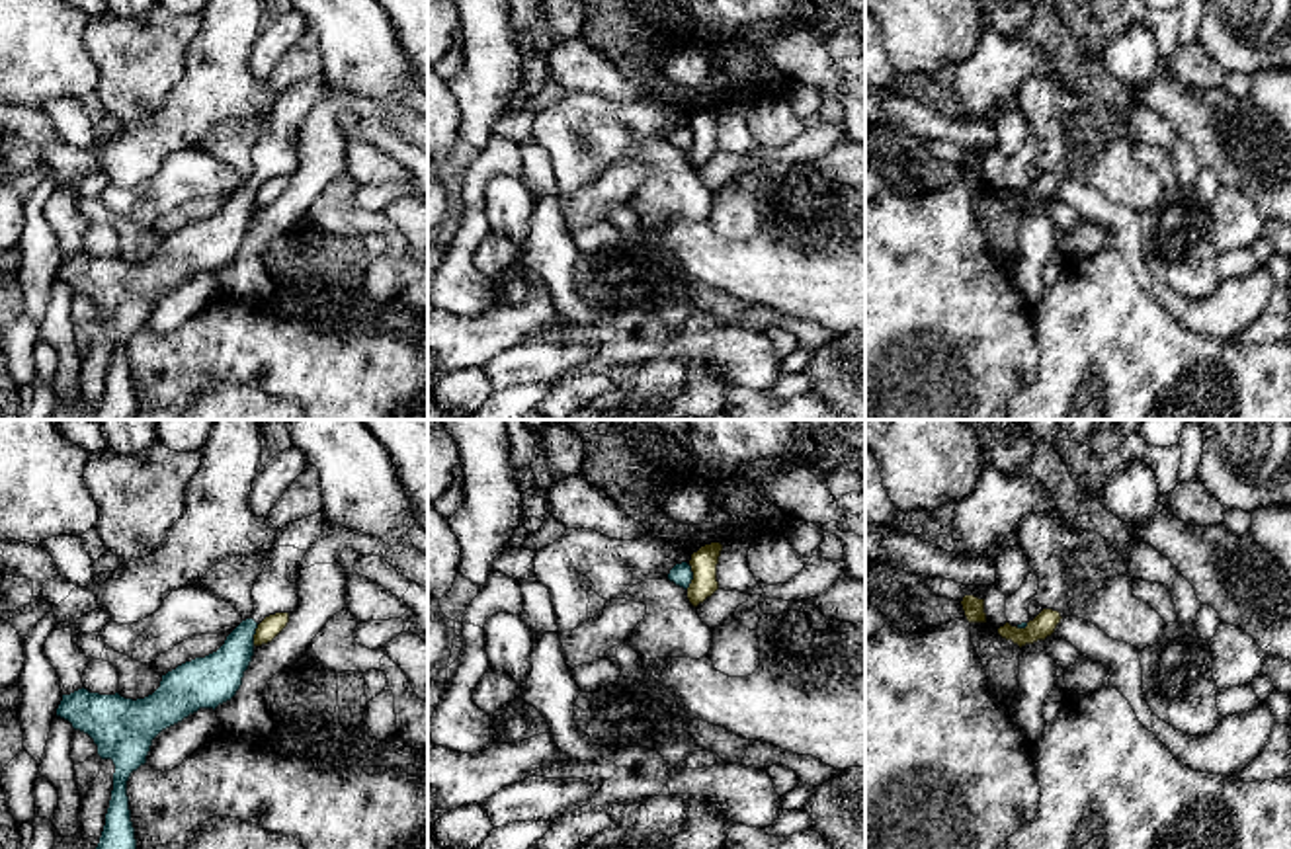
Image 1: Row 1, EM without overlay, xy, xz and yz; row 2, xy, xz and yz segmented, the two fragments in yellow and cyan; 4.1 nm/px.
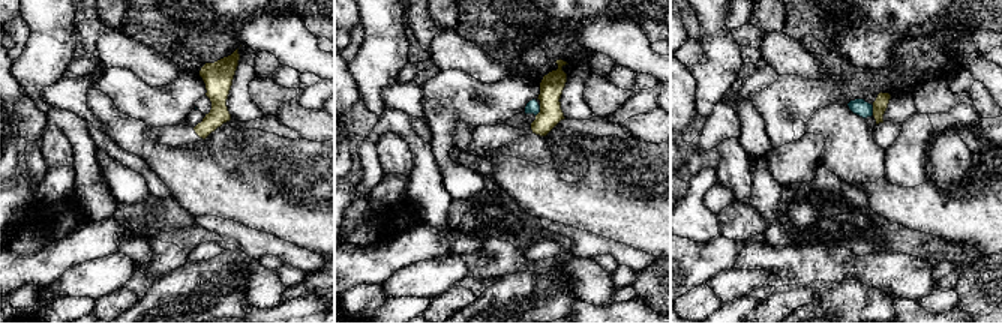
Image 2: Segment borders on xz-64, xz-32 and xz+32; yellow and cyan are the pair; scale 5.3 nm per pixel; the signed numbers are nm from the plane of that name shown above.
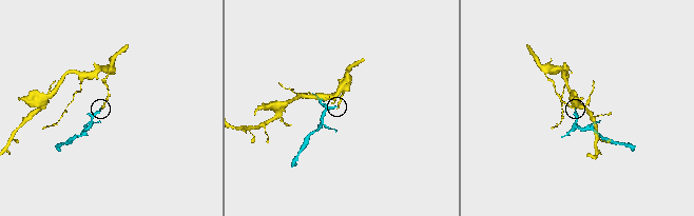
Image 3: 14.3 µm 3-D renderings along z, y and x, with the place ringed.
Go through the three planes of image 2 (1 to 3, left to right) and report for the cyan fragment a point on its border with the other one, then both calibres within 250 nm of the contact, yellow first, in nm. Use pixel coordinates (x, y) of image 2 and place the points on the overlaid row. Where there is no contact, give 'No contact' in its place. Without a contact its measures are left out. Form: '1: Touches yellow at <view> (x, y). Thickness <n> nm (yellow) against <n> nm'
1: No contact
2: Touches yellow at xz-32 (540, 111). Thickness 130 nm (yellow) against 70 nm
3: Touches yellow at xz+32 (873, 110). Thickness 80 nm (yellow) against 90 nm

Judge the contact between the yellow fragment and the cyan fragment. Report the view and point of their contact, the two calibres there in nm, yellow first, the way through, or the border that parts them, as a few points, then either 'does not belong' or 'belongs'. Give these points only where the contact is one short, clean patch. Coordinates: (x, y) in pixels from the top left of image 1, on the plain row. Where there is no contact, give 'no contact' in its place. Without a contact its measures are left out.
xz (694, 139) | 110/90 nm | along xz (690, 127), (692, 141), (686, 151) | does not belong

